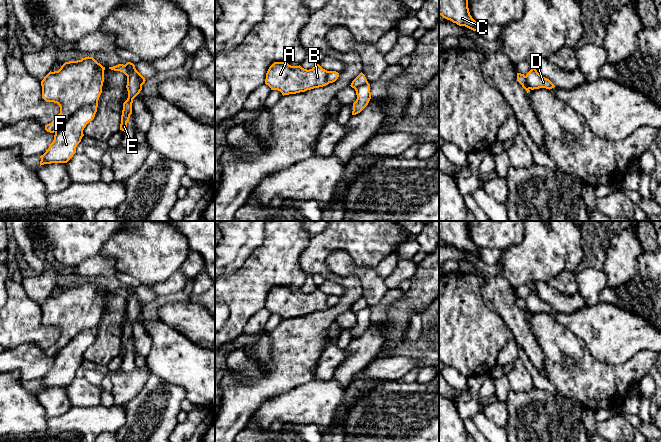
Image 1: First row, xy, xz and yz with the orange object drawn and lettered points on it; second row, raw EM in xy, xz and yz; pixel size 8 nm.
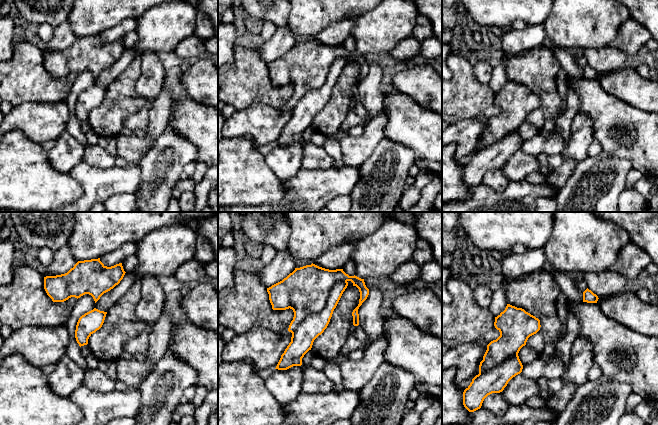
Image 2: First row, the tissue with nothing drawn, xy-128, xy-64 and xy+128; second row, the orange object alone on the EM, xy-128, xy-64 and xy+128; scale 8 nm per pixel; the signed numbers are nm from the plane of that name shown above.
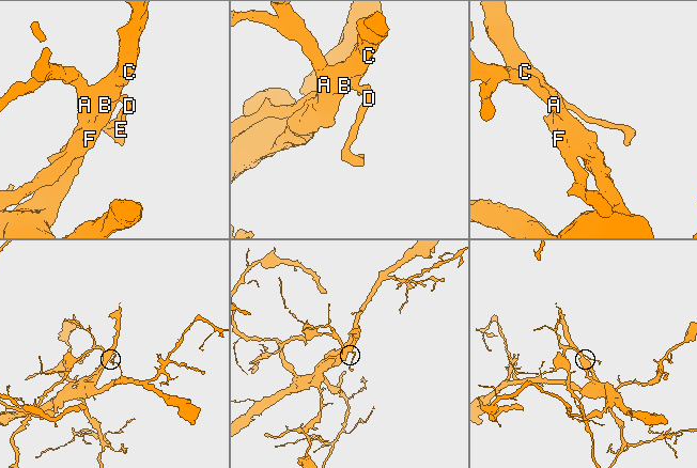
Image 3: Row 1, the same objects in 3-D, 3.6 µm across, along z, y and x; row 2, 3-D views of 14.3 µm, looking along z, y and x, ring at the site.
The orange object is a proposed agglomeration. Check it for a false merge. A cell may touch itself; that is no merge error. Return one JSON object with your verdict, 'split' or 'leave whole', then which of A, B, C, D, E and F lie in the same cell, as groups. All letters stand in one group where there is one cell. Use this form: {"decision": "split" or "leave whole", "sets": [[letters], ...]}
{"decision": "split", "sets": [["A", "B", "C", "E"], ["D", "F"]]}

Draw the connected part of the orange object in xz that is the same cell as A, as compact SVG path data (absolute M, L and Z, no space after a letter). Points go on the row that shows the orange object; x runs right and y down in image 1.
M274 62L266 73L265 84L282 95L296 94L328 85L328 71L317 64L312 69L291 66L286 62Z

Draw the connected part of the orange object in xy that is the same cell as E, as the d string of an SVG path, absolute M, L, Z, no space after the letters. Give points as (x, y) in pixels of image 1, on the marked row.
M127 62L125 64L128 68L132 70L129 72L127 76L127 91L128 91L128 98L123 103L123 110L121 115L121 124L120 130L124 131L127 128L127 122L129 121L130 115L132 114L132 103L133 99L140 93L142 90L143 83L141 82L139 76L136 74L135 65L131 62Z

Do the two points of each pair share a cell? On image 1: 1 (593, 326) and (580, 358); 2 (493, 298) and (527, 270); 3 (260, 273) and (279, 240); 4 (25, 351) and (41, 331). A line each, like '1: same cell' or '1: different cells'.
1: different cells
2: different cells
3: same cell
4: different cells

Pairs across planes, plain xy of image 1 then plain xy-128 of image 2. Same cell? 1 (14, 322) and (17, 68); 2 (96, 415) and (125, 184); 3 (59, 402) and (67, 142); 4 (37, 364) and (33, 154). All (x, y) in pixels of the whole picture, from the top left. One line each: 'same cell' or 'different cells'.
1: same cell
2: same cell
3: same cell
4: different cells

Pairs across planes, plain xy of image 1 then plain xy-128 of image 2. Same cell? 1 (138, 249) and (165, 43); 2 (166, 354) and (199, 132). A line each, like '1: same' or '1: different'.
1: same
2: same

